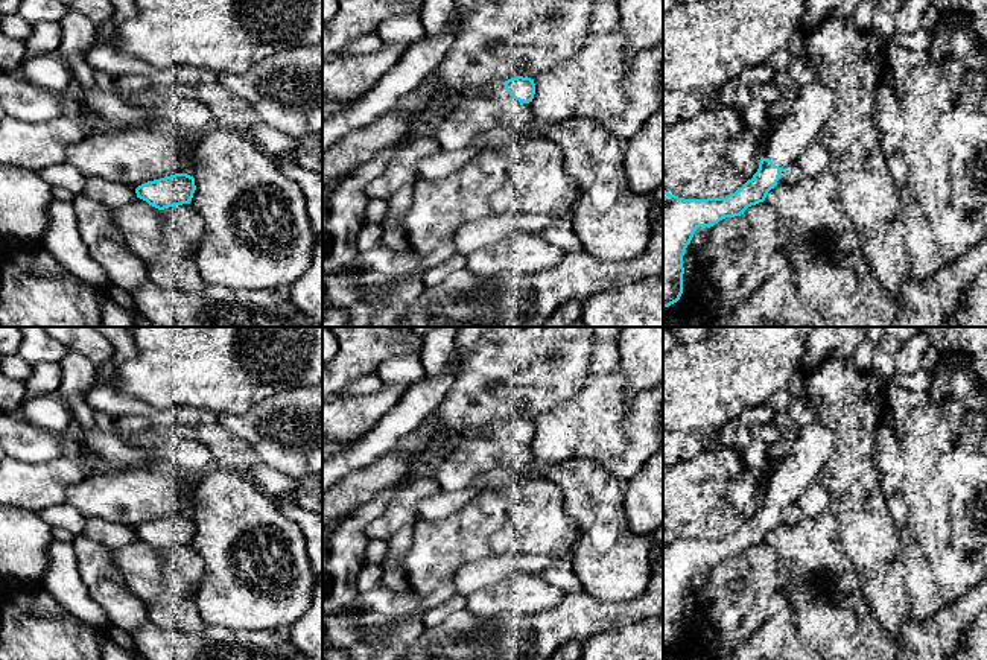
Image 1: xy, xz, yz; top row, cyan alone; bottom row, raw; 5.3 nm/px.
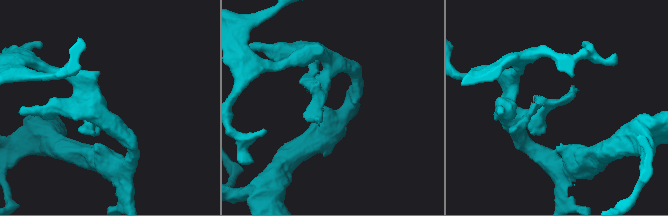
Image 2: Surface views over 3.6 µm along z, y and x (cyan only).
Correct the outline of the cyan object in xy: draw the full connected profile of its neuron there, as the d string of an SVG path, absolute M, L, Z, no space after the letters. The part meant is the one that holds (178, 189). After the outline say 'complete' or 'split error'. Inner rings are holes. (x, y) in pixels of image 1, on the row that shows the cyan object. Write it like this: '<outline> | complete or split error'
M175 173L166 178L148 181L135 189L137 198L149 205L164 210L190 204L196 190L195 178L187 173Z | complete

